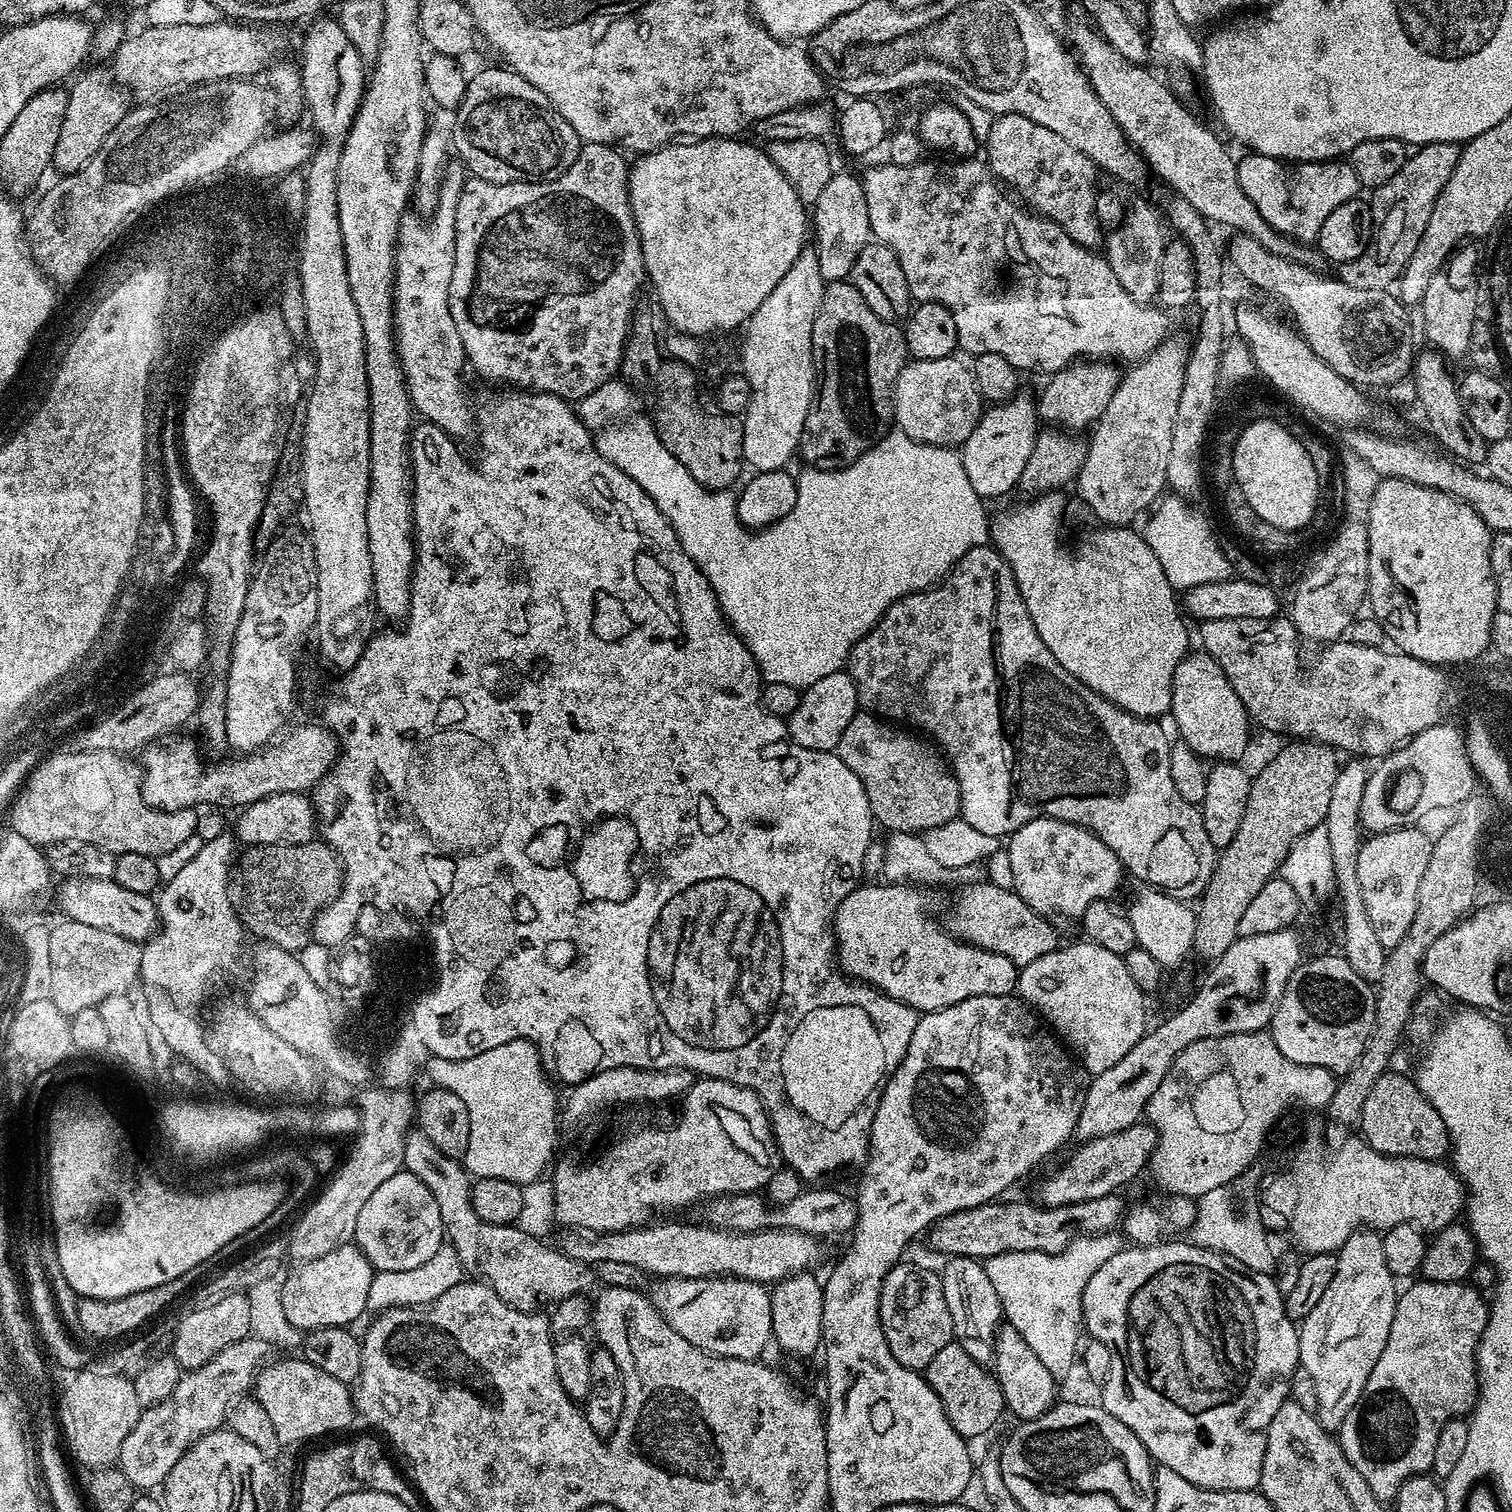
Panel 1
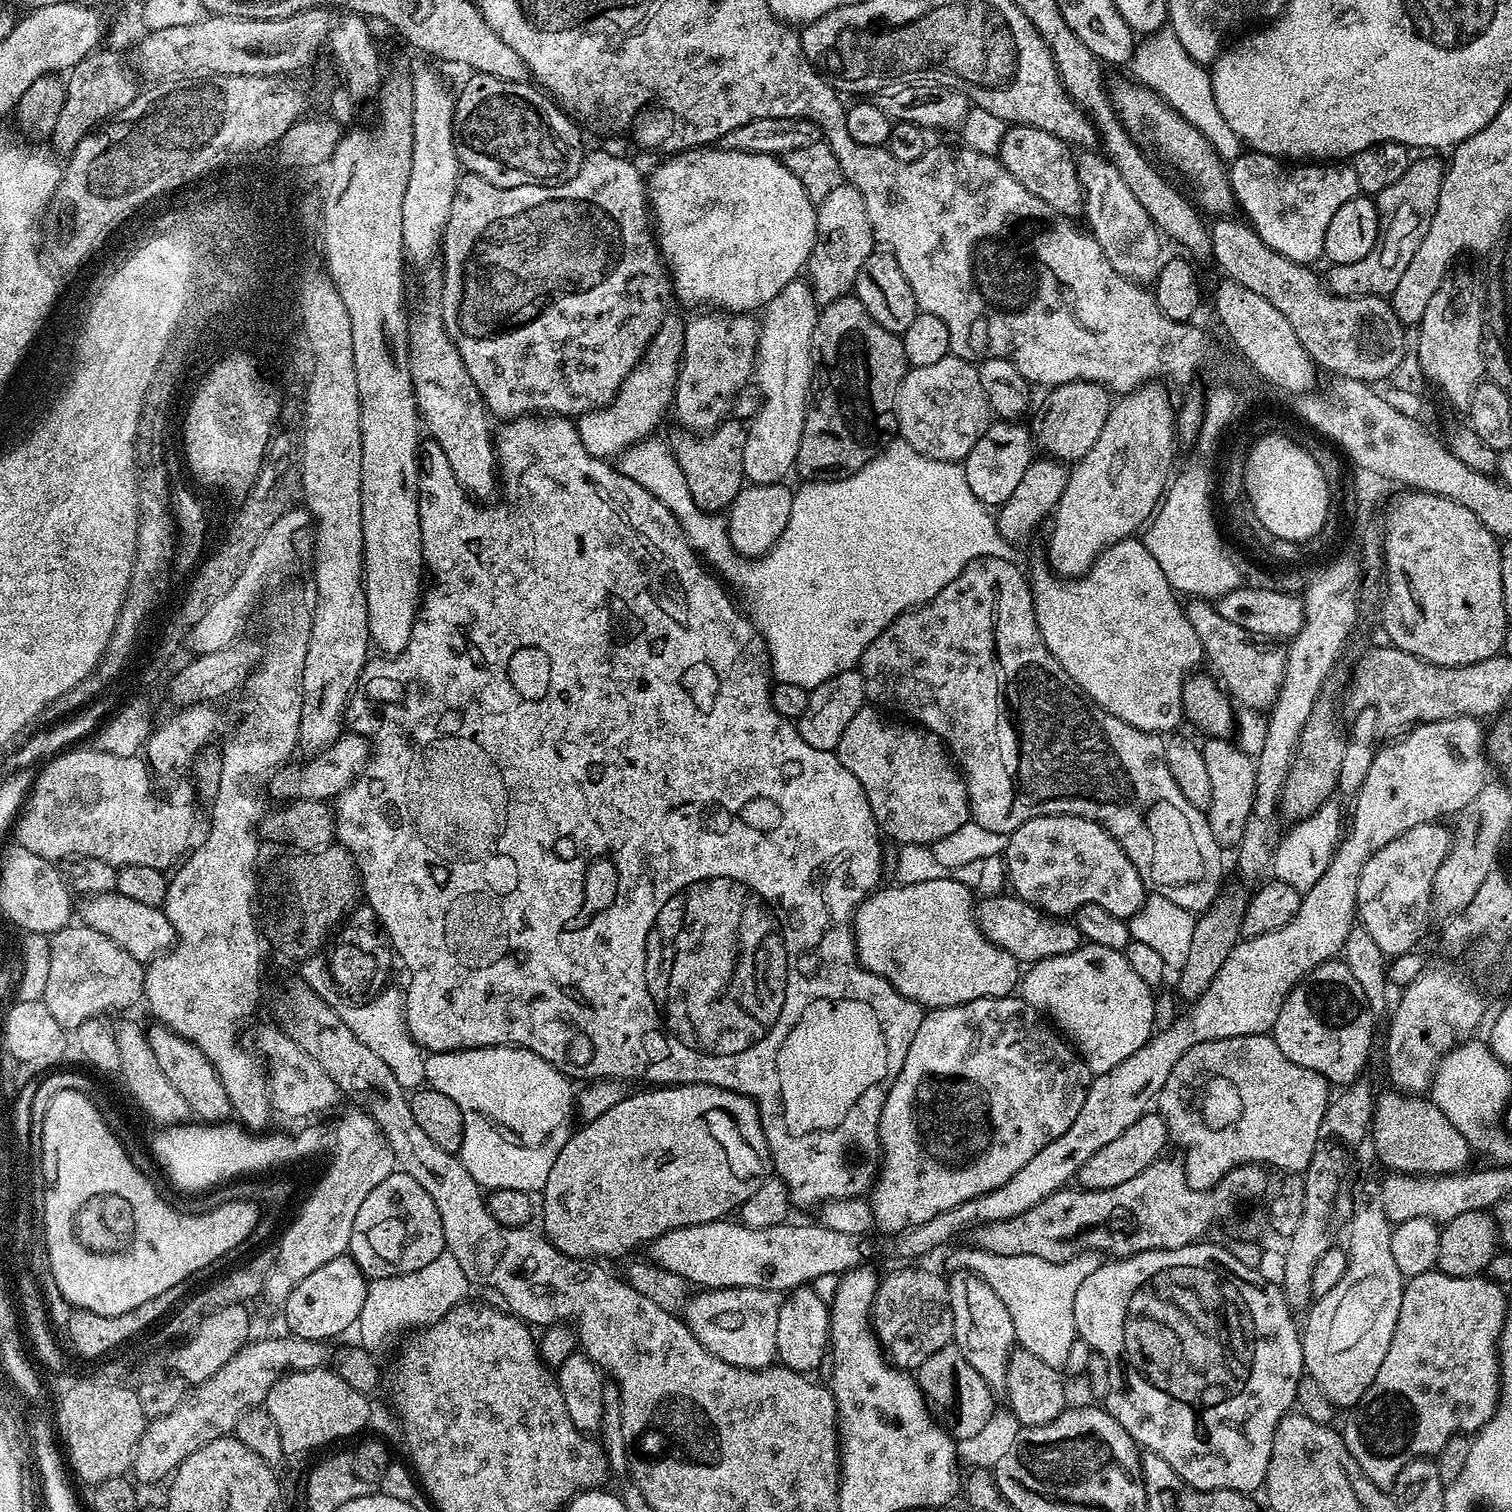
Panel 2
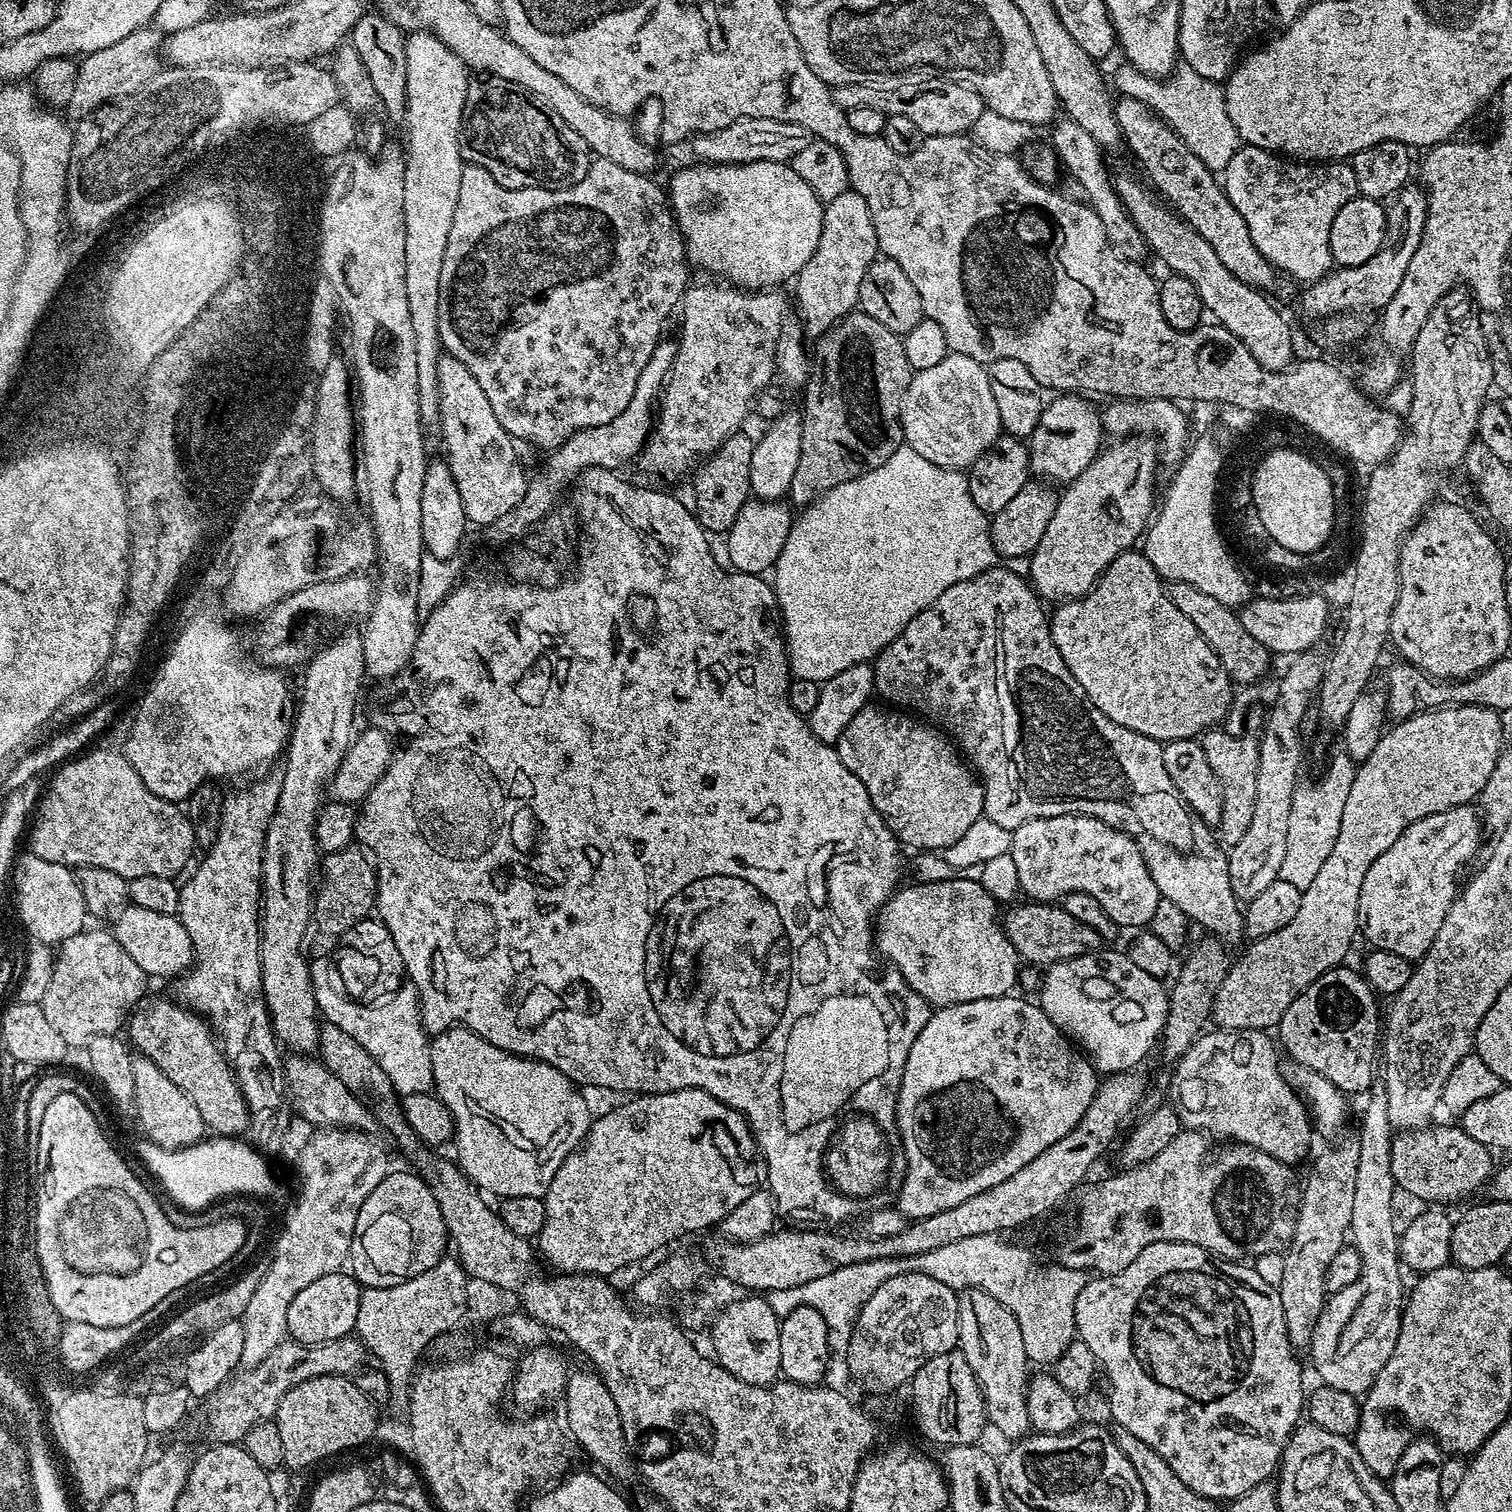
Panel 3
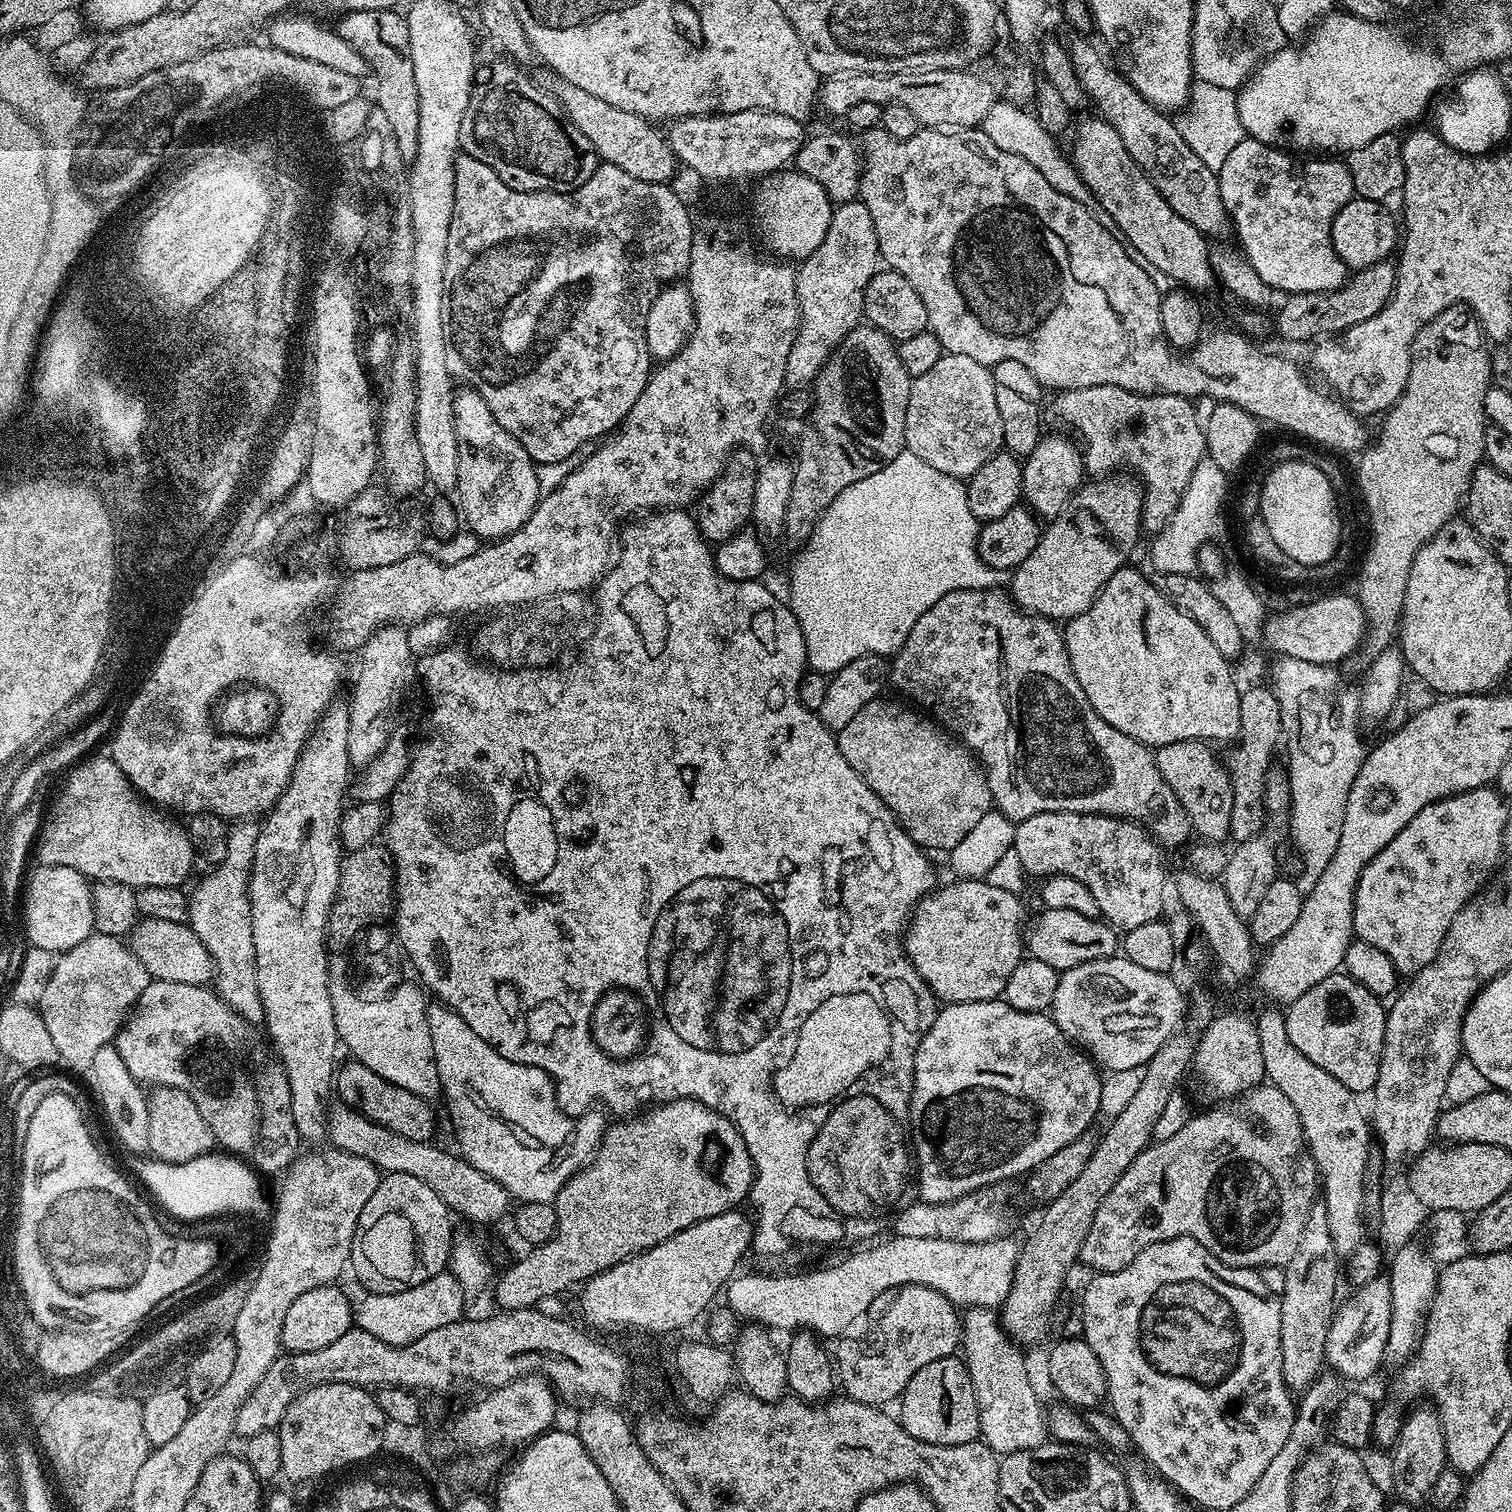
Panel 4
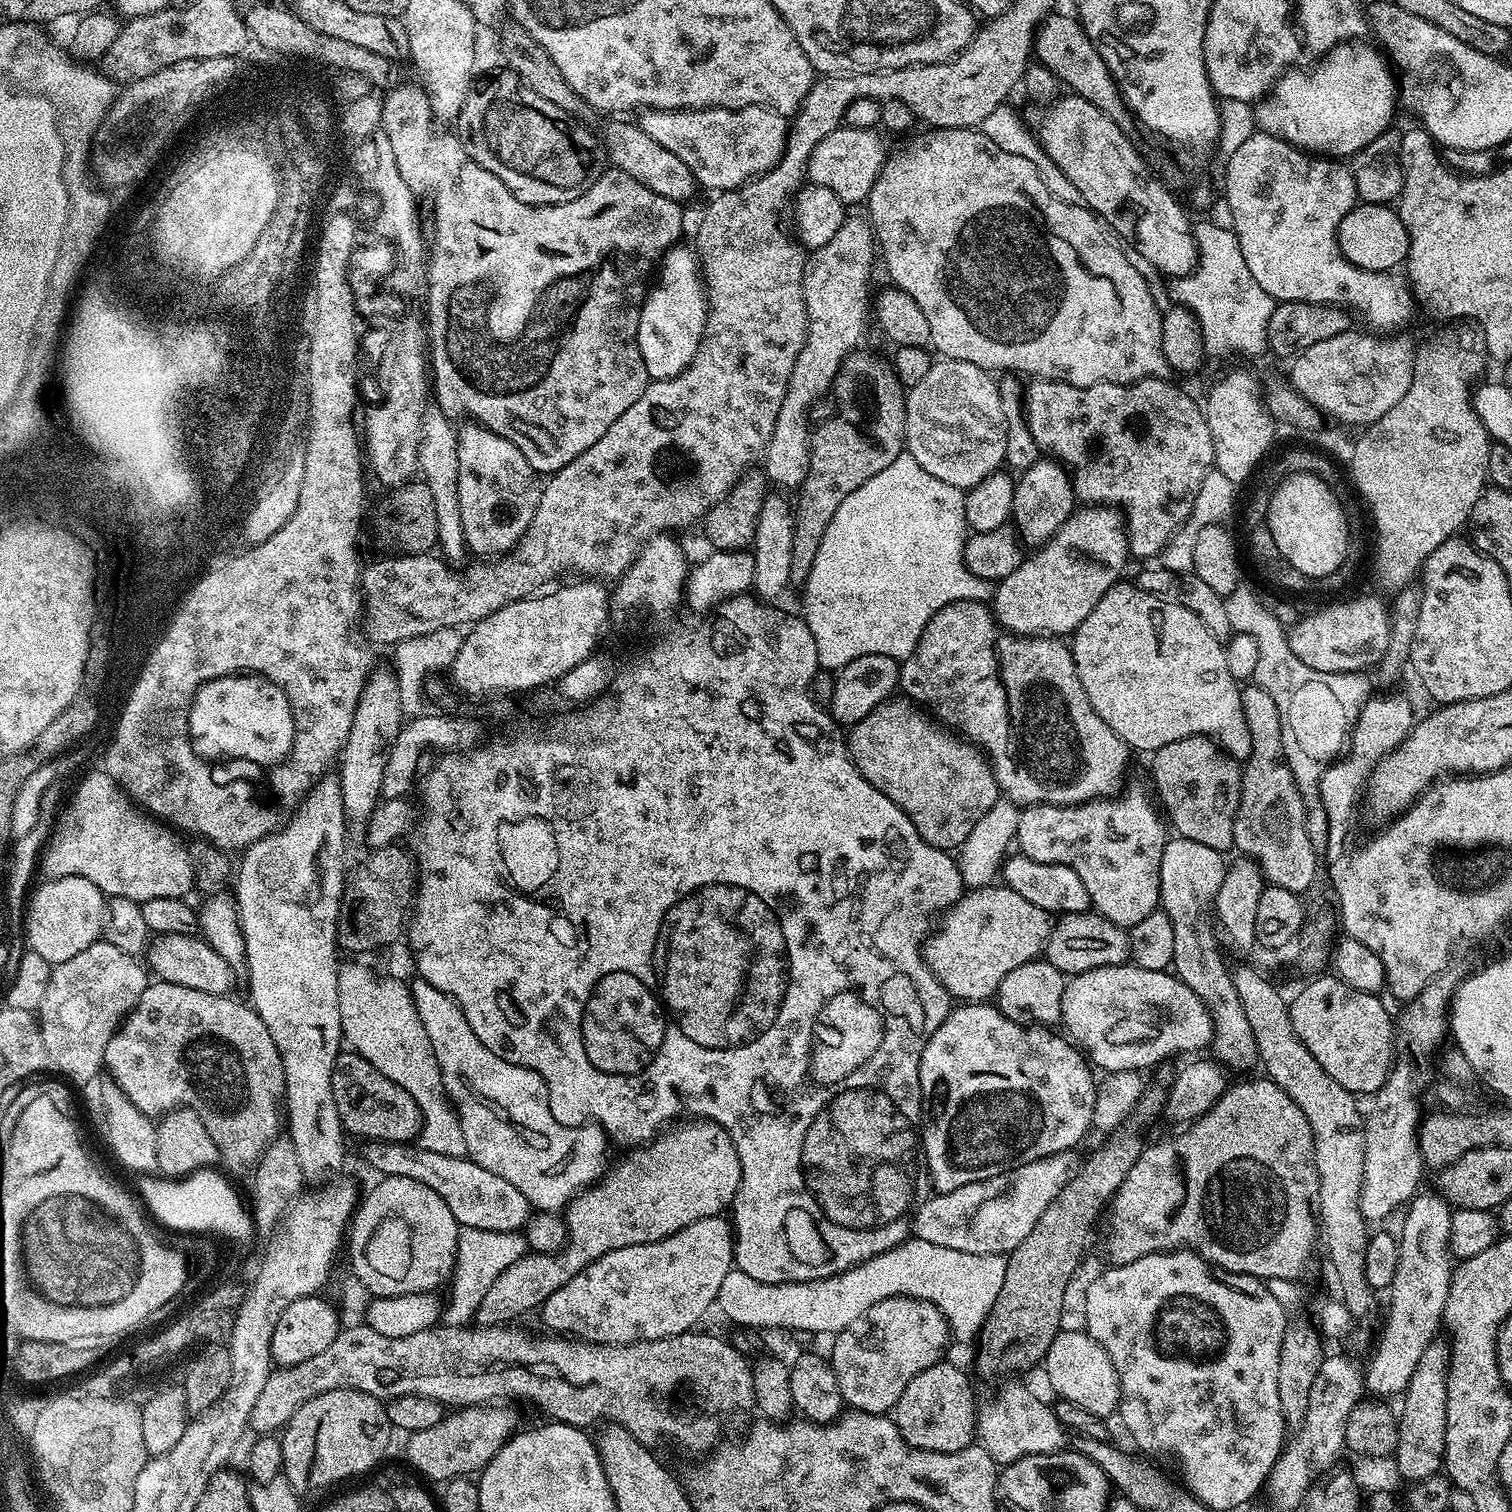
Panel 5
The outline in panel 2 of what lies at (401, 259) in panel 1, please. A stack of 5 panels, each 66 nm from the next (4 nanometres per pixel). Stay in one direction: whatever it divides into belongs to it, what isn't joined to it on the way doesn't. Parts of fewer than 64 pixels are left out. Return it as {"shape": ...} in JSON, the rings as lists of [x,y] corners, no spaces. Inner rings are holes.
{"shape":[[[432,310],[421,320],[413,319],[408,326],[408,369],[414,386],[416,410],[427,435],[442,446],[454,478],[465,492],[484,502],[498,488],[498,461],[493,429],[488,429],[490,413],[484,406],[474,378],[462,362],[462,354],[454,346],[439,311]]]}

